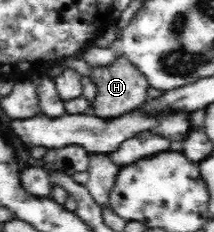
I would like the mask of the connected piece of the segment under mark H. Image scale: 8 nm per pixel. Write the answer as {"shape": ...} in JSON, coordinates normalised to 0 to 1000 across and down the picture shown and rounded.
{"shape":[[[547,241],[509,284],[425,289],[416,332],[449,366],[449,405],[425,448],[435,487],[467,509],[542,509],[668,461],[696,362],[678,328],[589,250]]]}

